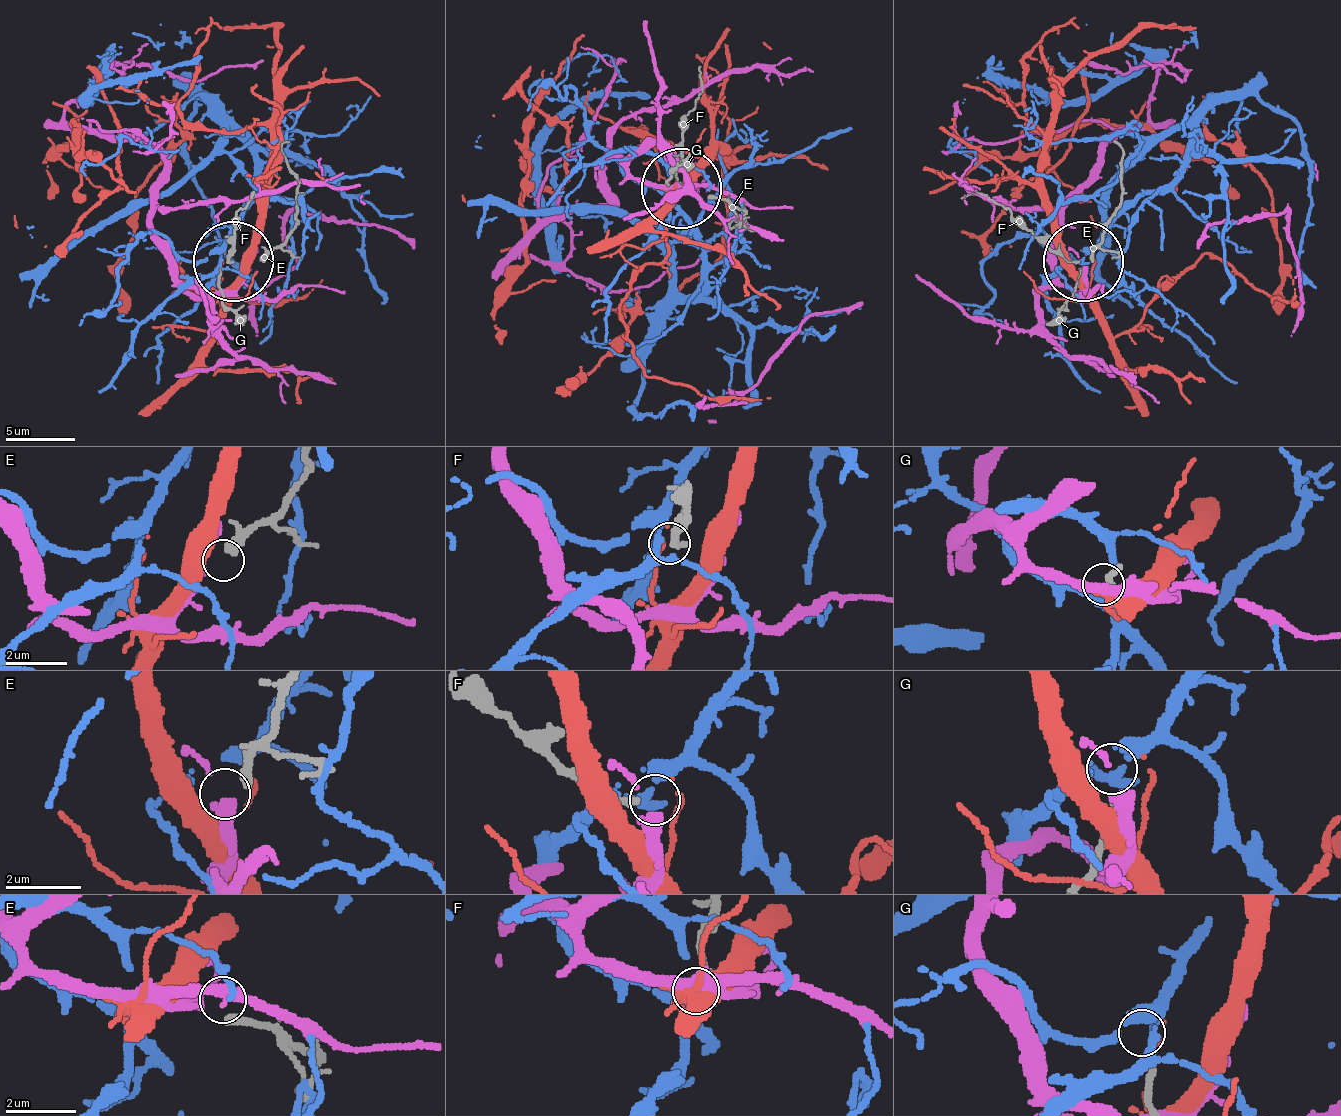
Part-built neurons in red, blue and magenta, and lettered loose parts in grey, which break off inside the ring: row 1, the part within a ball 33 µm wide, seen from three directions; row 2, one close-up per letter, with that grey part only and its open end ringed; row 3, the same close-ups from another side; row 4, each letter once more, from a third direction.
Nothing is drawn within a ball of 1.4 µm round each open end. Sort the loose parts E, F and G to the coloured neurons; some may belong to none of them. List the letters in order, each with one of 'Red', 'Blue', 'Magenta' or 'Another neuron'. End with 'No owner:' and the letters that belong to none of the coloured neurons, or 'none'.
E: Magenta
F: Another neuron
G: Another neuron
No owner: F, G

